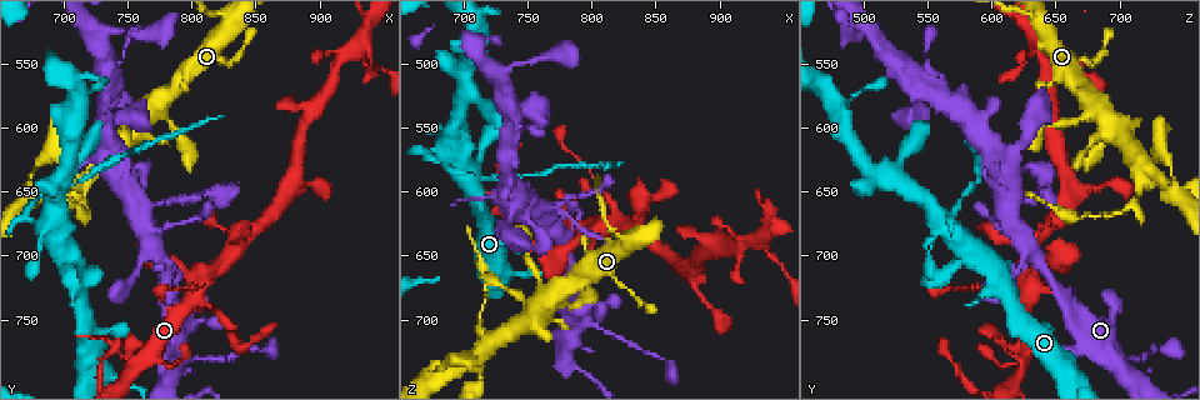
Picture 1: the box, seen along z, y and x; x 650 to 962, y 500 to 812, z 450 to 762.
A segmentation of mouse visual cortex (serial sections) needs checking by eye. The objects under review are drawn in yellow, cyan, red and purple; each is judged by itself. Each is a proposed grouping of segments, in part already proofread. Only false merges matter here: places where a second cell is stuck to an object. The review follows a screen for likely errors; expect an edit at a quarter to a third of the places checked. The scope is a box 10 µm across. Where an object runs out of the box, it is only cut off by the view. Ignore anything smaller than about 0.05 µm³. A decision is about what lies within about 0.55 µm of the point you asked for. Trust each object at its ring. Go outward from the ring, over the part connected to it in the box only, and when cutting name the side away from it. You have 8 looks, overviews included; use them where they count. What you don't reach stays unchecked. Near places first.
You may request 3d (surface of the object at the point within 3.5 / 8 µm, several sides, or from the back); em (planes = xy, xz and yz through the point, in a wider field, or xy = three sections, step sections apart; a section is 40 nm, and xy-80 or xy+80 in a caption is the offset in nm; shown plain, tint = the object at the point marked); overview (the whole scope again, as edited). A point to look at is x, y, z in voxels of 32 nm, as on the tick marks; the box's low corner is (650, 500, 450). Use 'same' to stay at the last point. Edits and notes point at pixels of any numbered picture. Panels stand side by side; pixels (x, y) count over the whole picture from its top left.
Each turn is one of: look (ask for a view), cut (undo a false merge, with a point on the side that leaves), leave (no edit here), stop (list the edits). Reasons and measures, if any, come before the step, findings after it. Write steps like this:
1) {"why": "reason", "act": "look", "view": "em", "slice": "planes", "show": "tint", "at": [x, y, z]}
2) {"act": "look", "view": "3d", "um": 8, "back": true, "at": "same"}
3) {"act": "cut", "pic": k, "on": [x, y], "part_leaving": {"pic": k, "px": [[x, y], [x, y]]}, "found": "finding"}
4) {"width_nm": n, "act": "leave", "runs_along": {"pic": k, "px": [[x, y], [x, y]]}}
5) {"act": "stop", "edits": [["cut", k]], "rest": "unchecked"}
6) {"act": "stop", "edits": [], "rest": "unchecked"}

{"why": "thin neck", "act": "look", "view": "3d", "um": 8, "at": [802, 720, 628]}

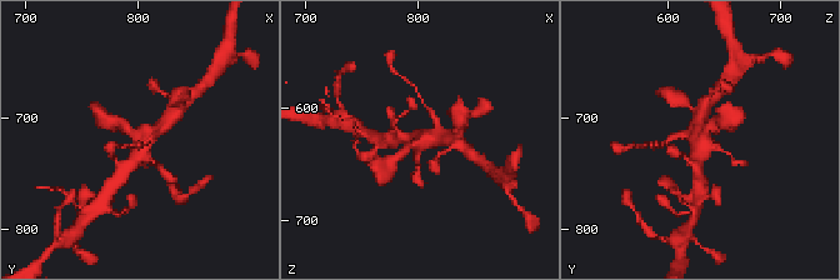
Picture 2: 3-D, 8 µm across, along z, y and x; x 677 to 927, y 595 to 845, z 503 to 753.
{"act": "look", "view": "3d", "um": 3.5, "at": "same"}

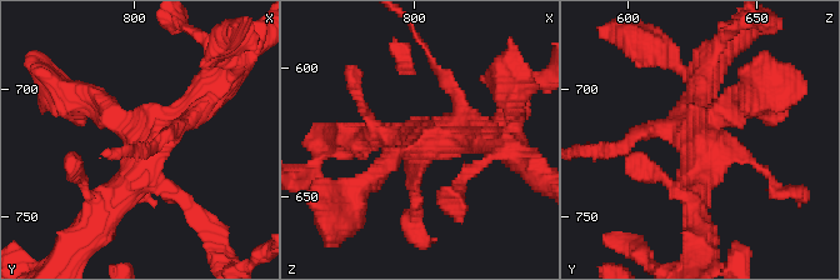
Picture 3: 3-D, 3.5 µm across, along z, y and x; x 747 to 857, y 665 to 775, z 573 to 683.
{"why": "shape alone is not enough", "act": "look", "view": "em", "slice": "xy", "step": 2, "show": "tint", "at": [805, 721, 630]}

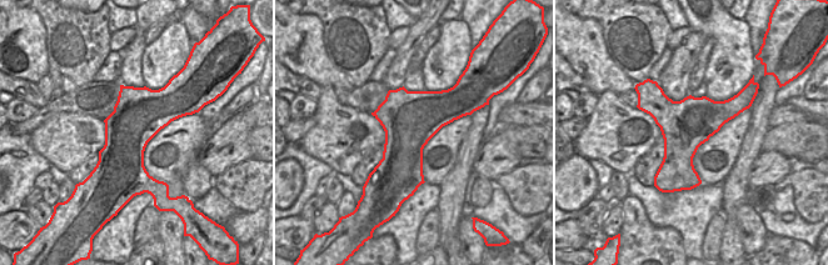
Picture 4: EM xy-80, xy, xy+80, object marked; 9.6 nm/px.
{"act": "leave", "found": "continuous, no second cell"}

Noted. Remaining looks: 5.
{"why": "thin arm on a thick one", "act": "look", "view": "3d", "um": 3.5, "at": [678, 672, 566]}

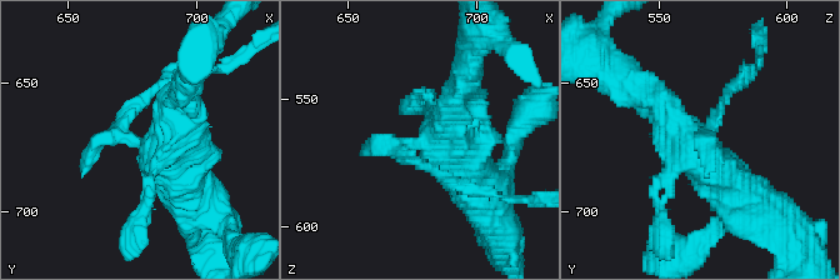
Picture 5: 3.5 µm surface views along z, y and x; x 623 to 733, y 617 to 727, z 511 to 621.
{"act": "look", "view": "em", "slice": "xy", "step": 1, "show": "tint", "at": [680, 674, 567]}

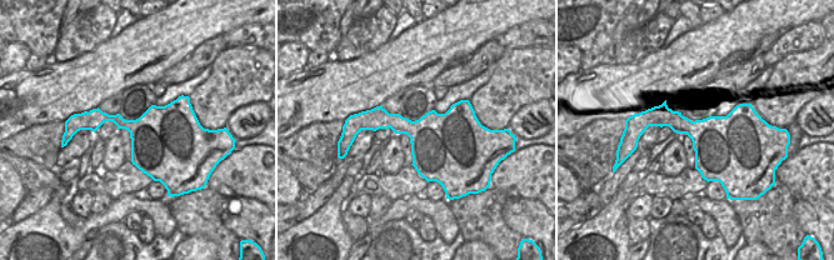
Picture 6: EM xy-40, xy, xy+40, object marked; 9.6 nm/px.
{"act": "cut", "pic": 5, "on": [146, 96], "part_leaving": {"pic": 5, "px": [[705, 135], [730, 89], [750, 70]]}, "found": "two cells meet here"}

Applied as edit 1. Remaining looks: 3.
{"act": "look", "view": "overview"}

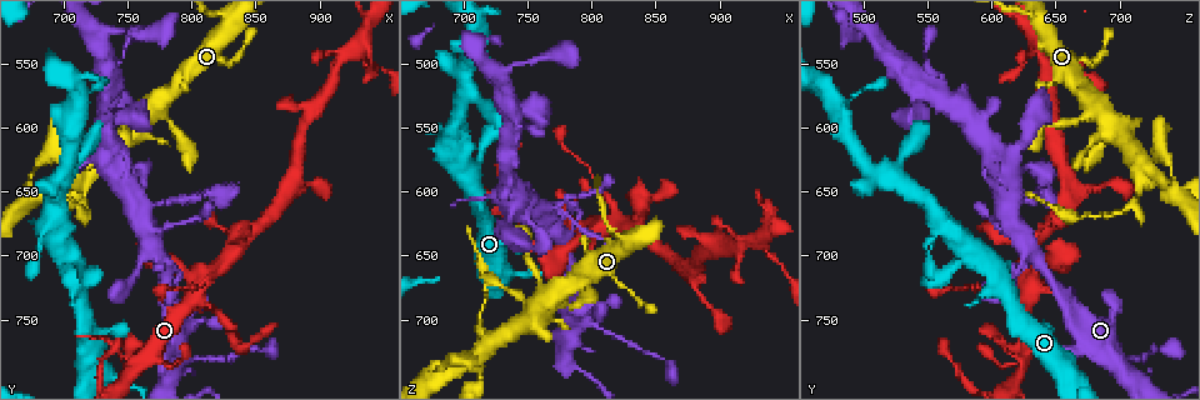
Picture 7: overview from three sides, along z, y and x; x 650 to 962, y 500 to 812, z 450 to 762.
{"why": "sharp bend", "act": "look", "view": "3d", "um": 3.5, "at": [762, 632, 634]}

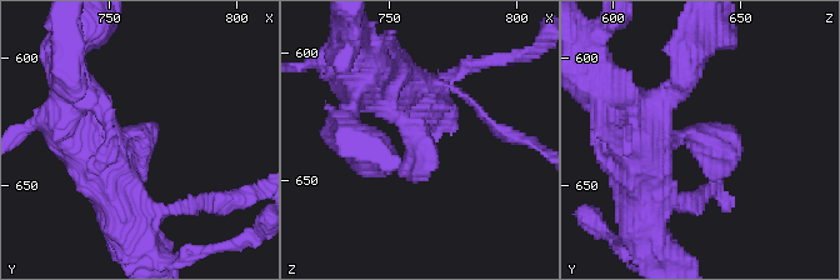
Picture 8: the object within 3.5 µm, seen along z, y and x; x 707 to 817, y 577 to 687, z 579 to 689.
{"why": "shape alone is not enough", "act": "look", "view": "em", "slice": "xy", "step": 3, "show": "tint", "at": [762, 631, 634]}

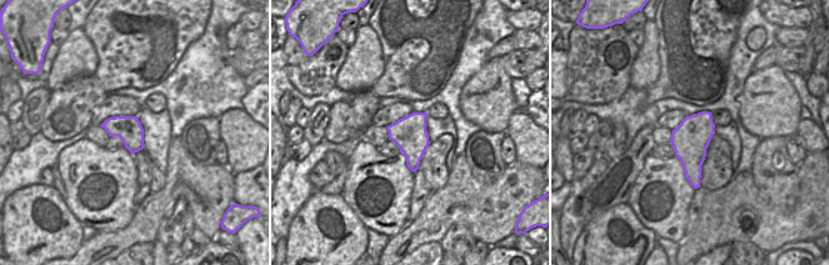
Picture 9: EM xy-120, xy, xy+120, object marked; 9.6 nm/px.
{"act": "leave", "runs_along": {"pic": 8, "px": [[369, 80], [419, 138], [411, 169]]}, "found": "all the same cell"}

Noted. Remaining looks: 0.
{"act": "stop", "edits": [["cut", 5]], "rest": "unchecked"}

